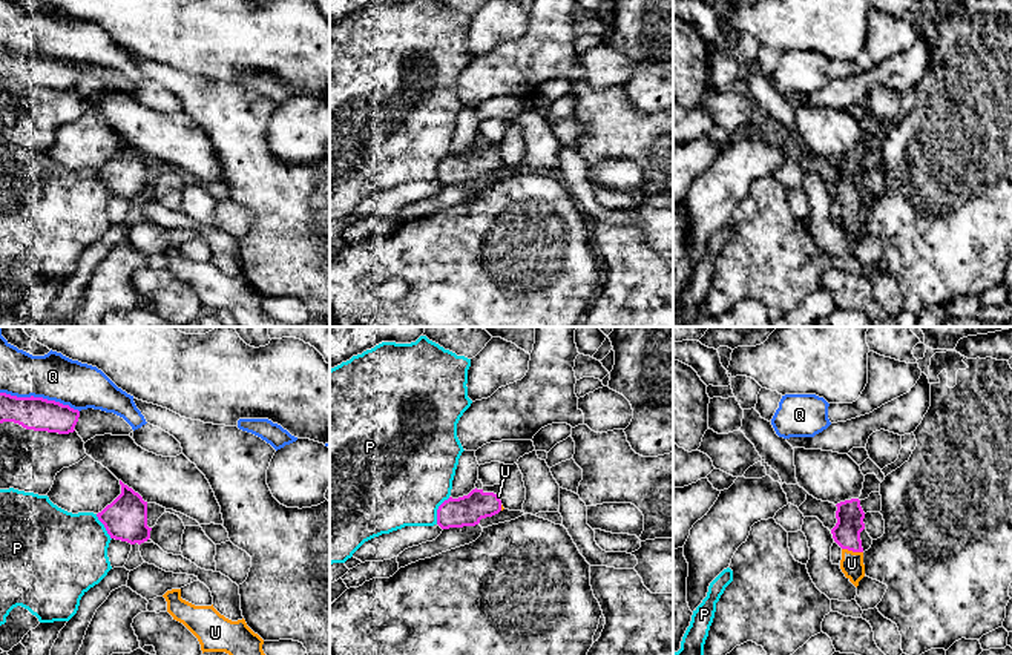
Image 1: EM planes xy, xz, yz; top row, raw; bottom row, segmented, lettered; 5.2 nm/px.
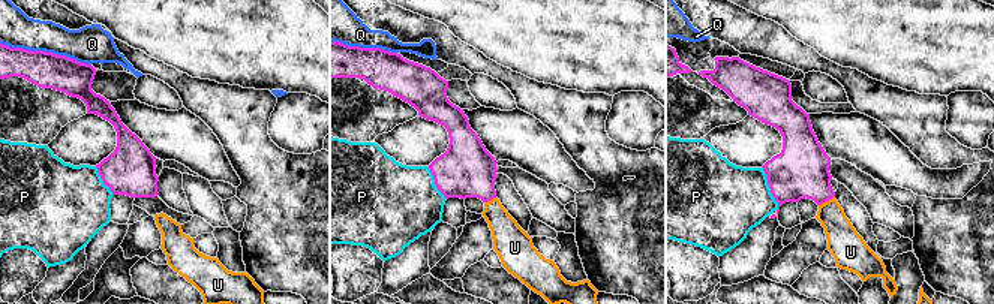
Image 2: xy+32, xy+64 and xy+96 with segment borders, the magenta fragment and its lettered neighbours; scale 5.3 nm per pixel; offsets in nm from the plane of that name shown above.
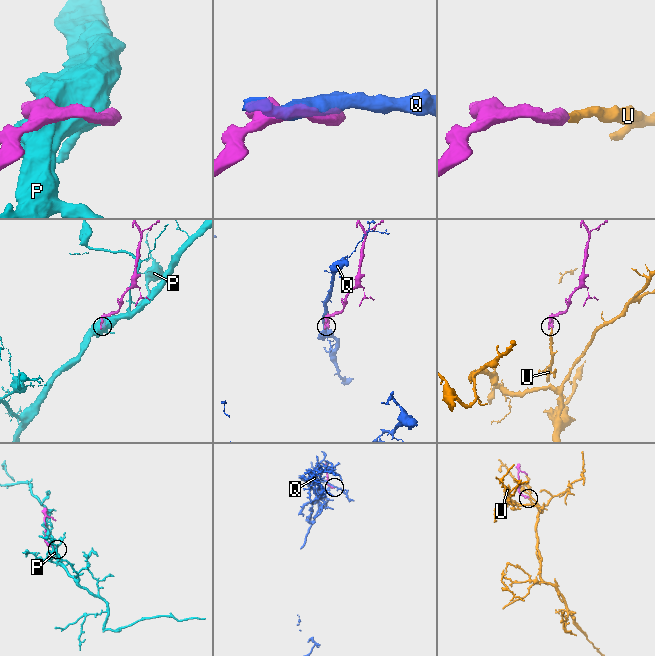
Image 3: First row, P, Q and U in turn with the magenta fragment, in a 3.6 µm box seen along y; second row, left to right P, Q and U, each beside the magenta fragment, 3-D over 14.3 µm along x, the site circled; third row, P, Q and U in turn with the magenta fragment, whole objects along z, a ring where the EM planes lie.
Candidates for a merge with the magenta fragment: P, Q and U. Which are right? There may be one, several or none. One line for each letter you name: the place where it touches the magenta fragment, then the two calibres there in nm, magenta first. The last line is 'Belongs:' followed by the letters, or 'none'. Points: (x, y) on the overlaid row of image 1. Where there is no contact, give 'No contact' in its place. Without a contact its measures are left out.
U: Touches magenta at yz (853, 551). Thickness 150 nm (magenta) against 120 nm
Belongs: U

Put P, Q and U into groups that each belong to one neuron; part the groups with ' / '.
P / Q / U

